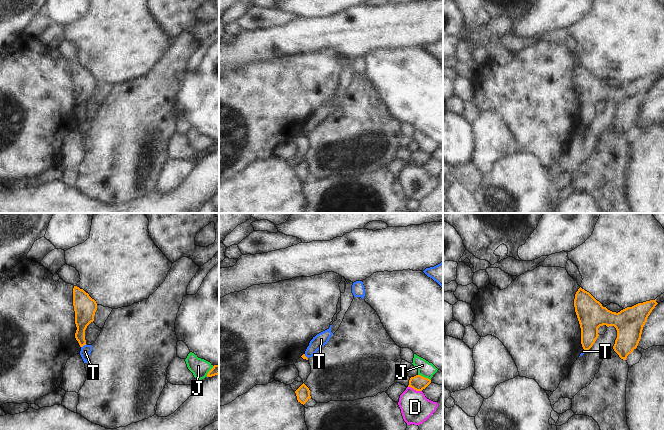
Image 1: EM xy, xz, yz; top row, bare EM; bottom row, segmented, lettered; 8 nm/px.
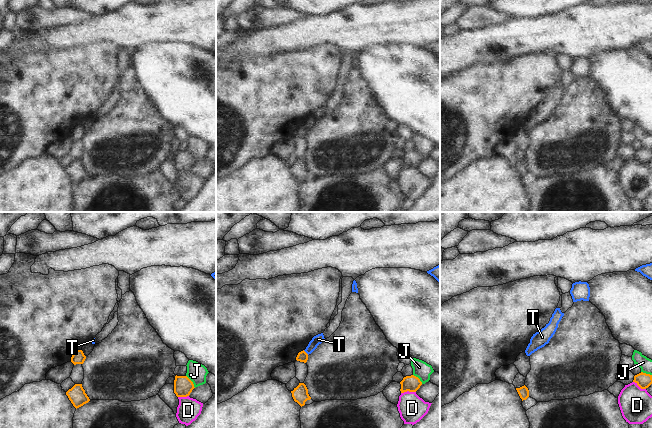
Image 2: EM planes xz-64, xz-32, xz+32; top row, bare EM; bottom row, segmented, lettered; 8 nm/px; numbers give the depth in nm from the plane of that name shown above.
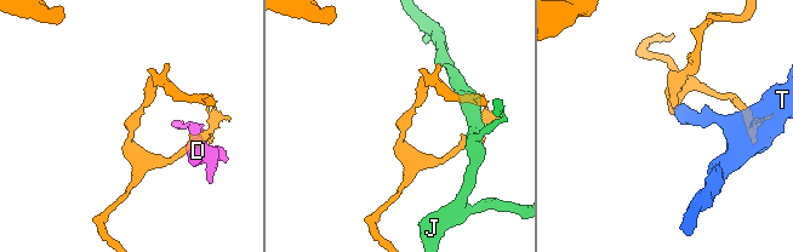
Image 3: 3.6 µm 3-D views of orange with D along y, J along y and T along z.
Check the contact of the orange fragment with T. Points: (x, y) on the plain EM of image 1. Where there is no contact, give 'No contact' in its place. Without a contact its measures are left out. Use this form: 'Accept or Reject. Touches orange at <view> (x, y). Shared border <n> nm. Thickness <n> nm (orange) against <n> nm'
Reject. Touches orange at xy (83, 121). Shared border 50 nm. Thickness 160 nm (orange) against 80 nm.

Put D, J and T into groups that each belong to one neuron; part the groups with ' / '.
D / J / T

